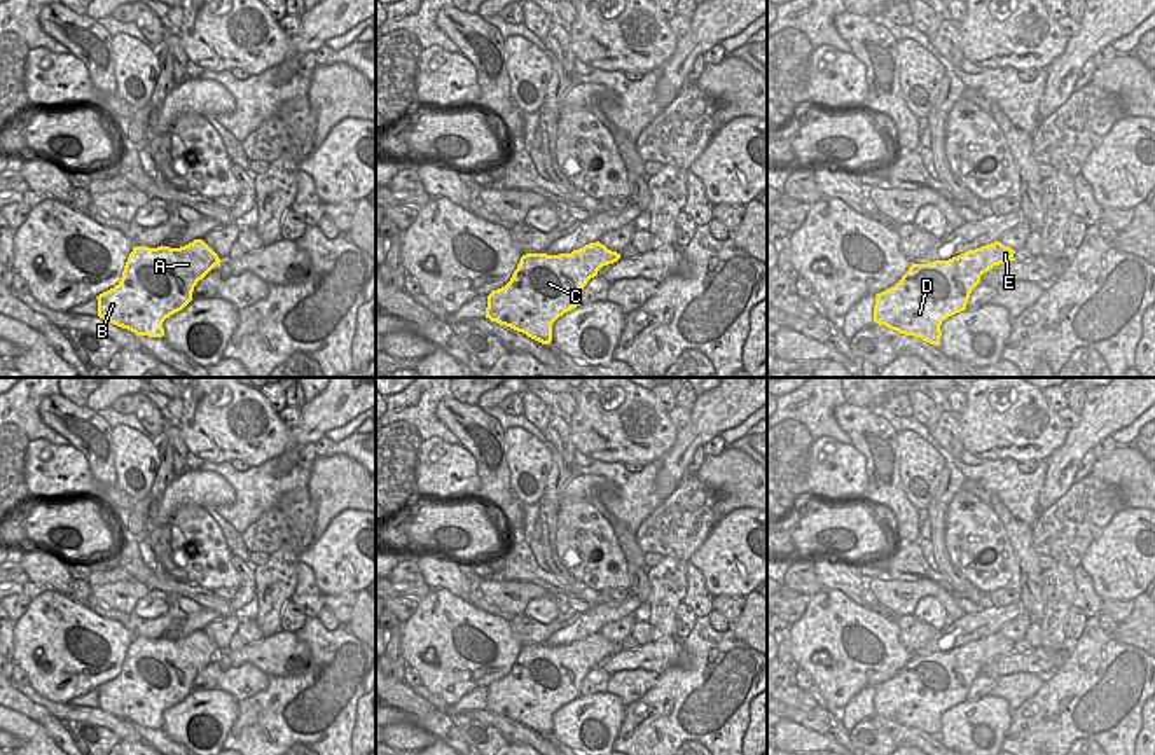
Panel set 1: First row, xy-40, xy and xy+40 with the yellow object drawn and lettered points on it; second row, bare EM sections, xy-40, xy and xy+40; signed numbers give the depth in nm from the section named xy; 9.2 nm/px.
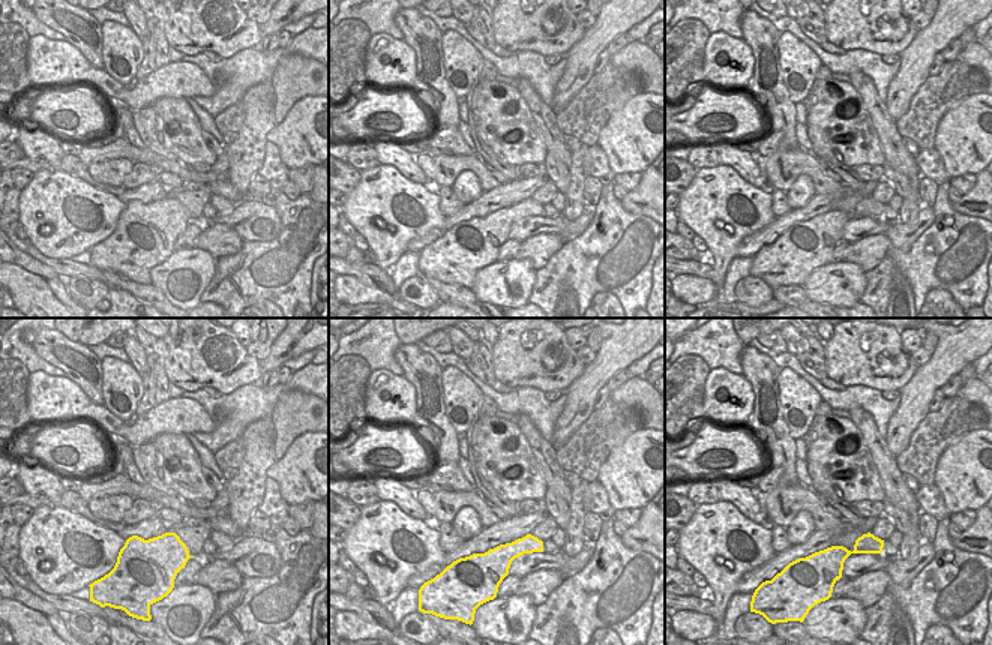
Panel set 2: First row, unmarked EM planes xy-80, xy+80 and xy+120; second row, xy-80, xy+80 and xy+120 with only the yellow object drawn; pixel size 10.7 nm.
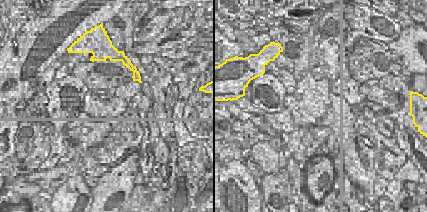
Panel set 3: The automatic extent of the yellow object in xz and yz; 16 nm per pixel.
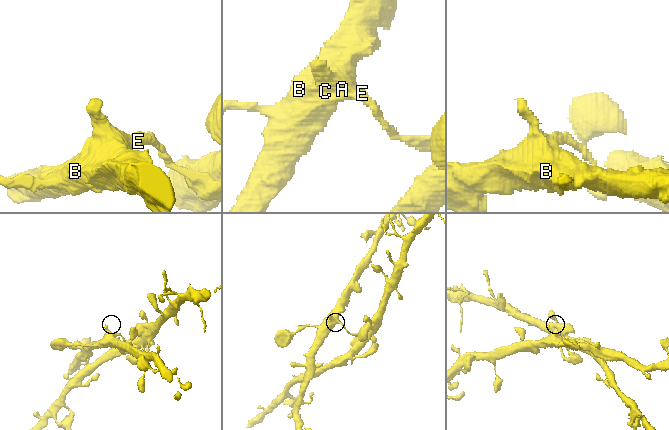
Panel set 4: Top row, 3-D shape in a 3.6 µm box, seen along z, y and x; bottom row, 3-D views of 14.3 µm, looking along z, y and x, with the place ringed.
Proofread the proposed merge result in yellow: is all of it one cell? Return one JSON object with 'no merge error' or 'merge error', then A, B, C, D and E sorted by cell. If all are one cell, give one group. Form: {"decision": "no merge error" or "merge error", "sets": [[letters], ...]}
{"decision": "no merge error", "sets": [["A", "B", "C", "D", "E"]]}

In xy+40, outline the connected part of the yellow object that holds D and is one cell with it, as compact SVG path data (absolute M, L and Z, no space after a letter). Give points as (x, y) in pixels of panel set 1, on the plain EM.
M994 633L949 652L912 654L895 678L875 687L874 713L938 736L942 713L965 703L980 668L1015 652L1013 645L1010 638Z

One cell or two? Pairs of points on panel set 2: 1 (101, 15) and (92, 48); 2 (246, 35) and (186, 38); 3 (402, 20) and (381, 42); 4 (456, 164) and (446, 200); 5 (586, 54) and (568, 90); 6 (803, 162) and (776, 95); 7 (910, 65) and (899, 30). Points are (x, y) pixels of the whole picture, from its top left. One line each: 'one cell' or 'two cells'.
1: two cells
2: one cell
3: two cells
4: two cells
5: one cell
6: one cell
7: two cells

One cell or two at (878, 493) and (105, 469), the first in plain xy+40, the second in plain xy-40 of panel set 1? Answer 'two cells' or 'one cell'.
one cell

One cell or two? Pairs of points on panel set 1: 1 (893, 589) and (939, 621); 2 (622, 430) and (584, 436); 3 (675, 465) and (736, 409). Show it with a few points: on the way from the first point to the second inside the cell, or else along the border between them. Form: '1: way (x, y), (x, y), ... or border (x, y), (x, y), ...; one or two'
1: border (911, 614), (921, 598), (933, 596), (949, 621); two
2: way (614, 430), (593, 434); one
3: way (684, 448), (719, 413); one

